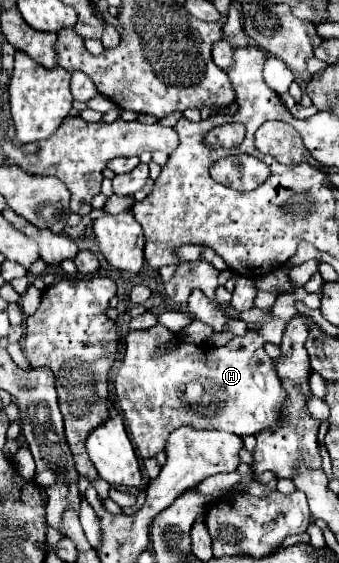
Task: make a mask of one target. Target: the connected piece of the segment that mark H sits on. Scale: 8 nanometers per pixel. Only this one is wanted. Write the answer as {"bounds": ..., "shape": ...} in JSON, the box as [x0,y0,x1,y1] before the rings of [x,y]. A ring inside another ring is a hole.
{"bounds":[114,287,321,457],"shape":[[[303,287],[279,295],[272,308],[274,319],[260,333],[248,331],[244,337],[234,337],[224,347],[210,343],[192,345],[174,341],[176,335],[164,325],[150,329],[130,329],[126,335],[126,355],[114,377],[118,405],[124,411],[132,439],[140,457],[154,457],[166,449],[168,435],[178,427],[190,425],[198,431],[218,429],[236,435],[252,435],[280,425],[280,413],[286,401],[286,391],[276,373],[274,359],[264,351],[264,343],[281,343],[287,320],[298,312],[295,303],[307,301],[307,307],[320,307],[321,293],[308,293]],[[190,383],[200,383],[210,401],[188,401],[184,389]]]}

